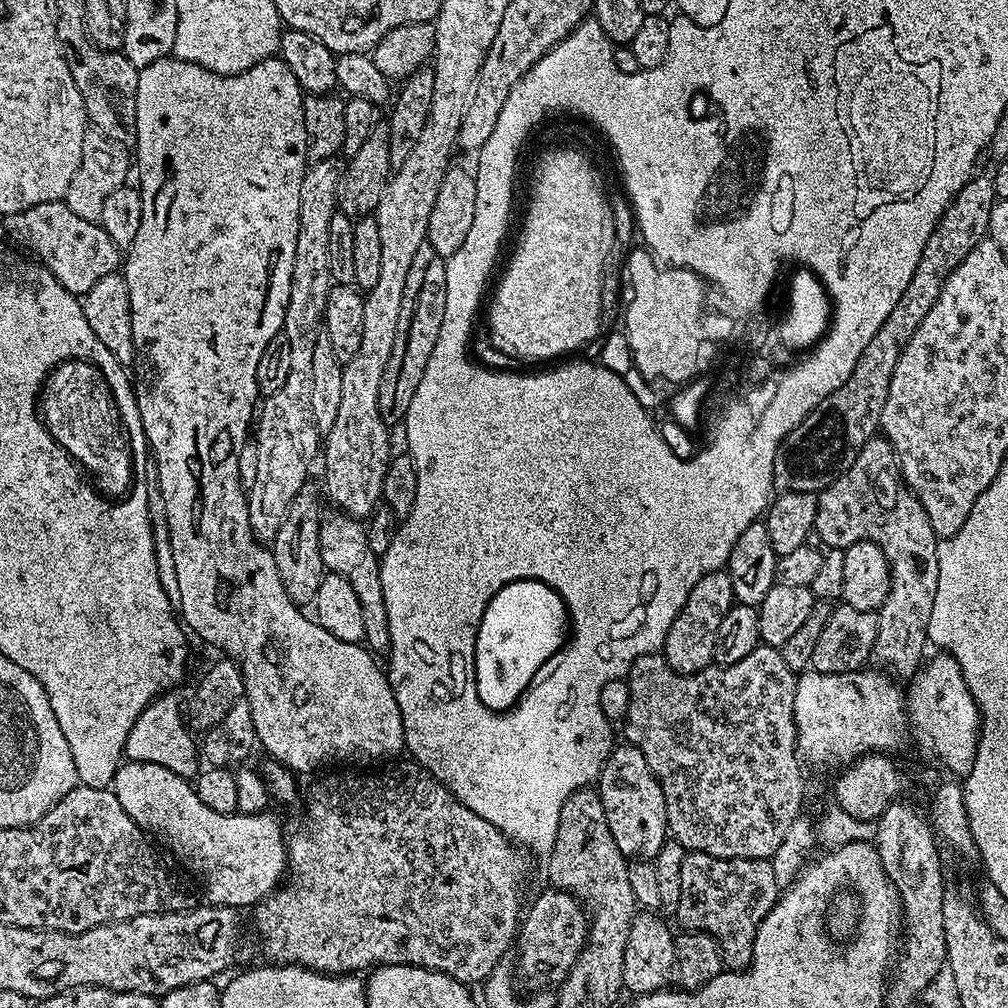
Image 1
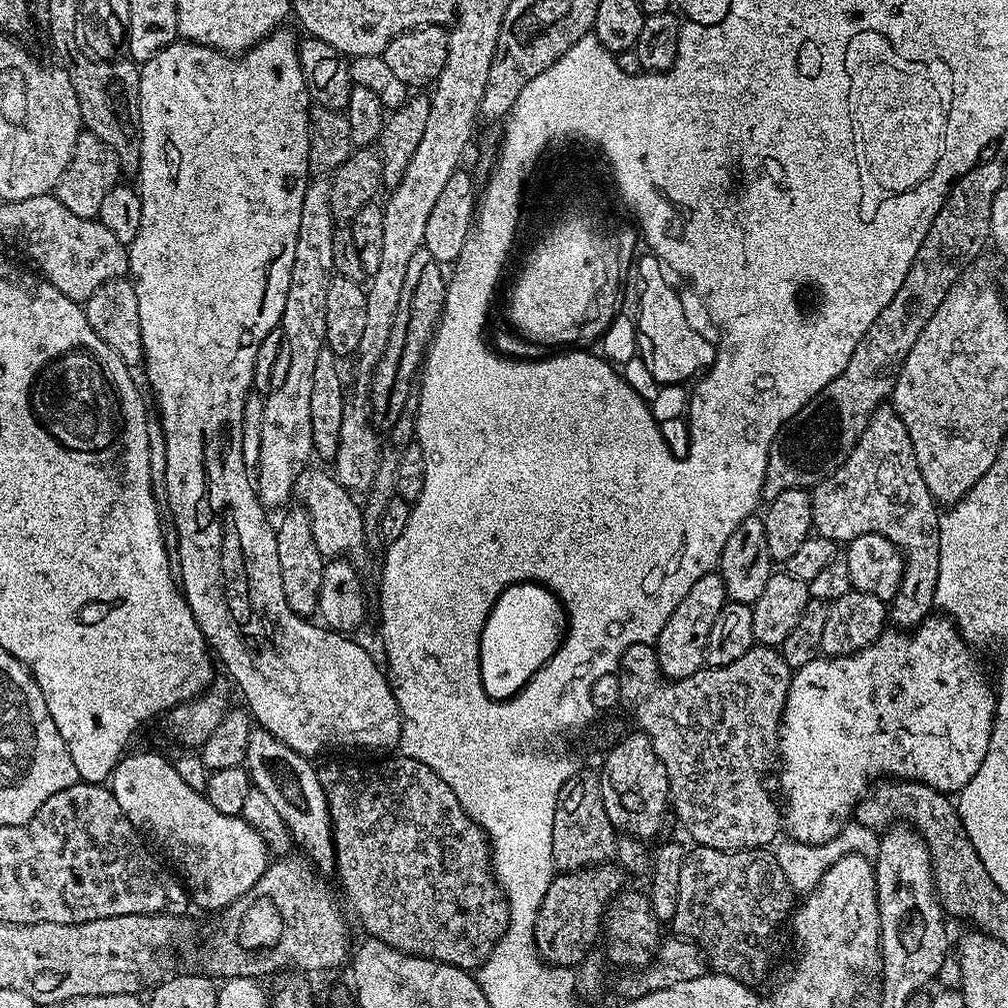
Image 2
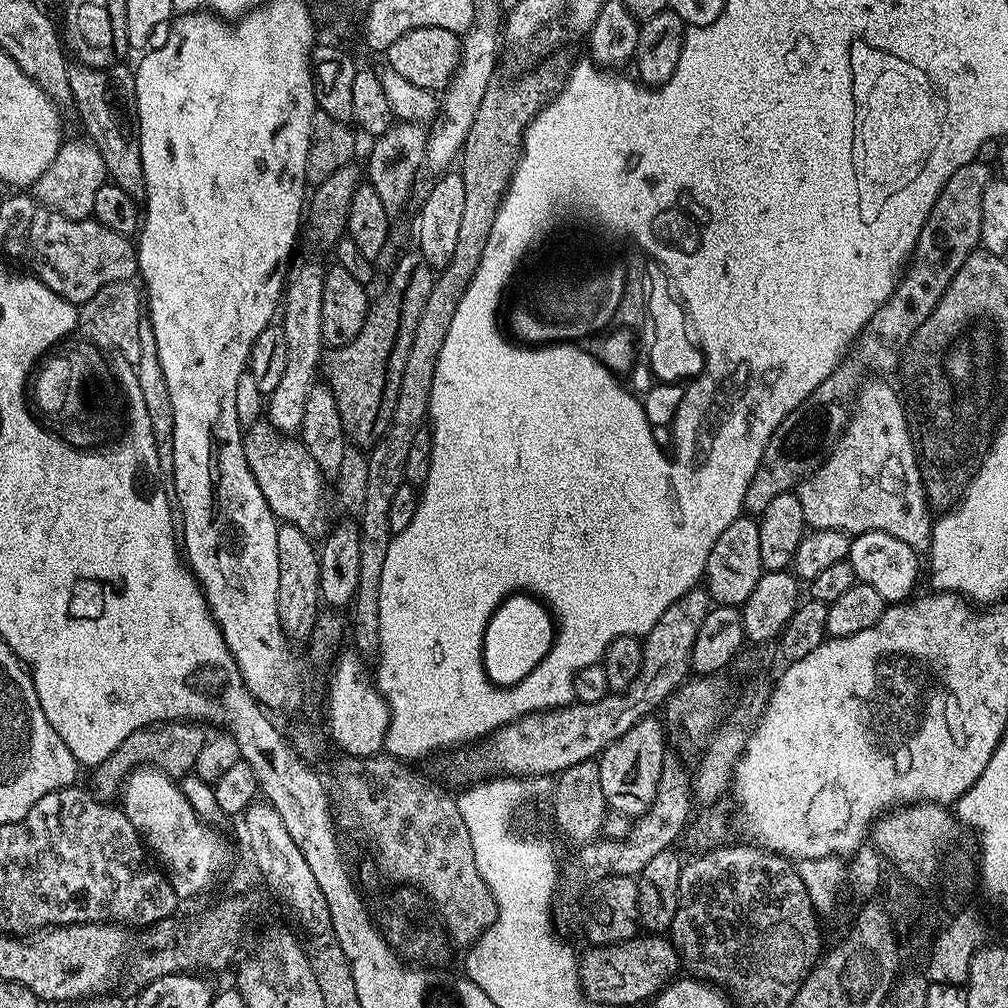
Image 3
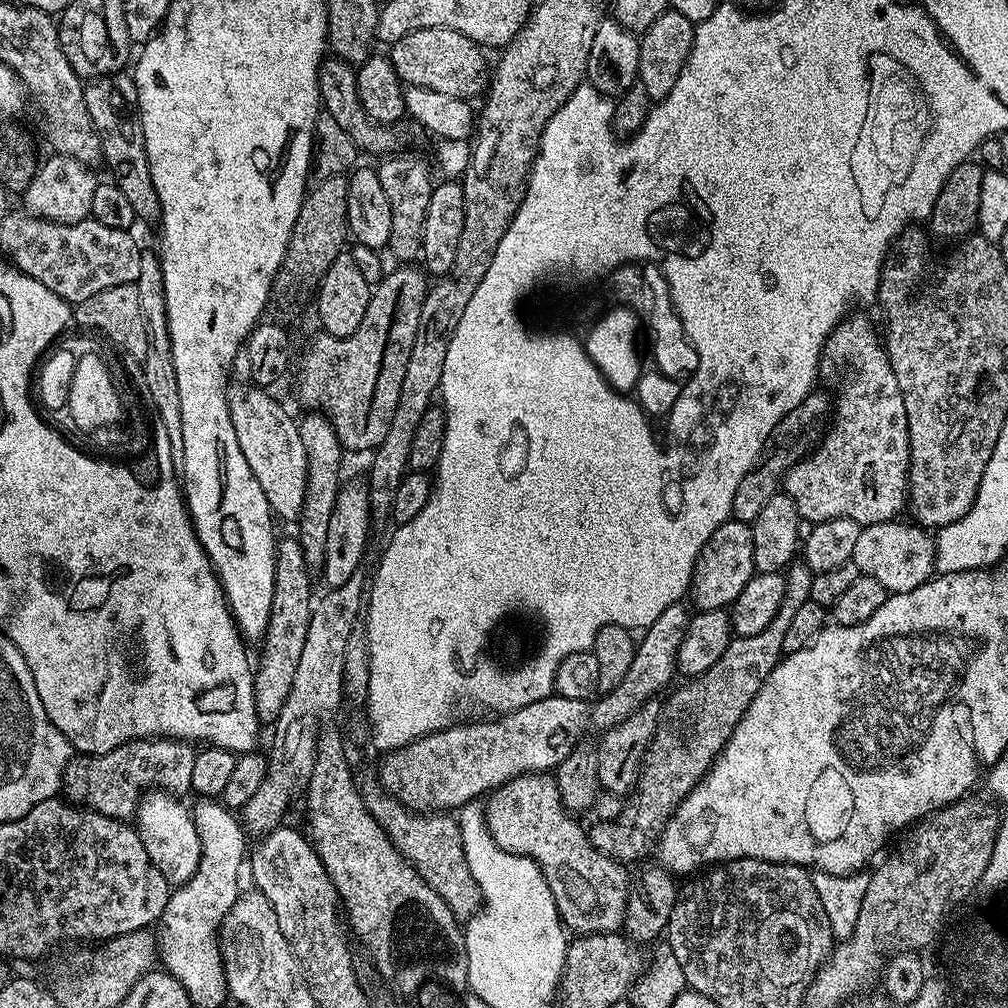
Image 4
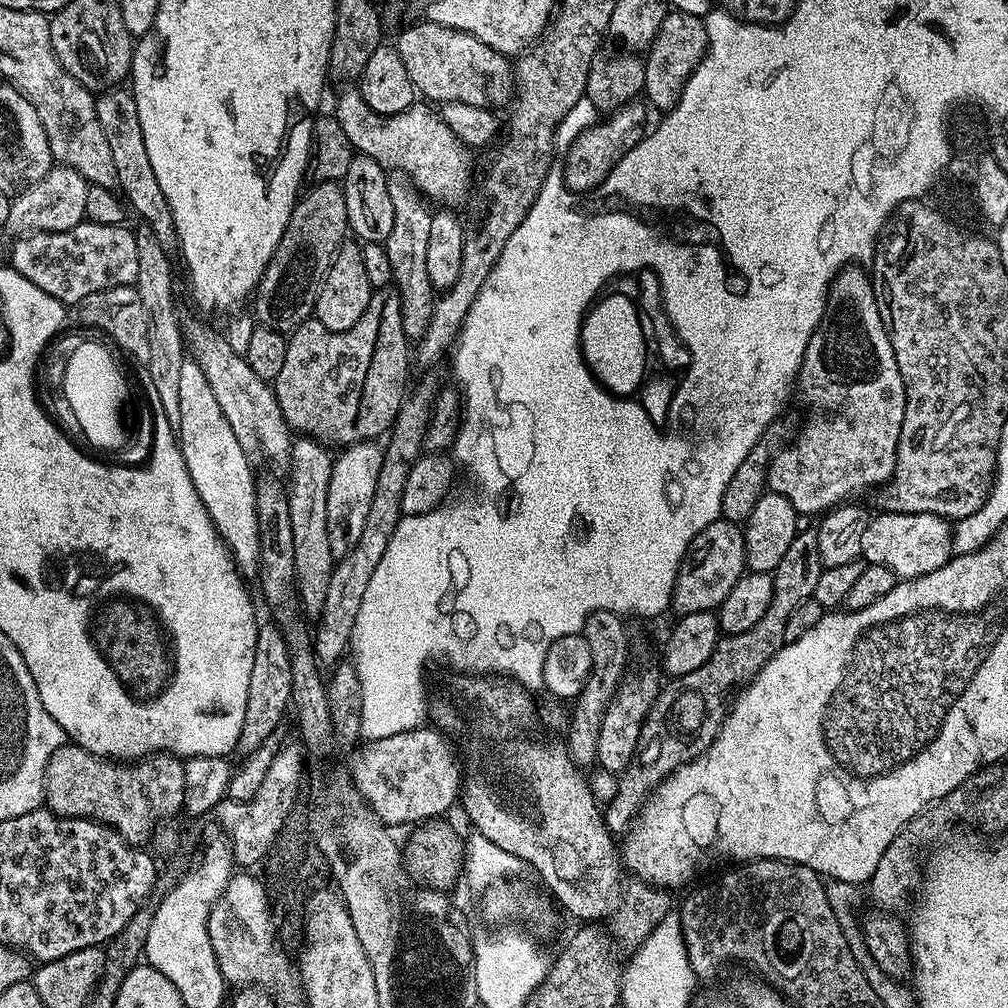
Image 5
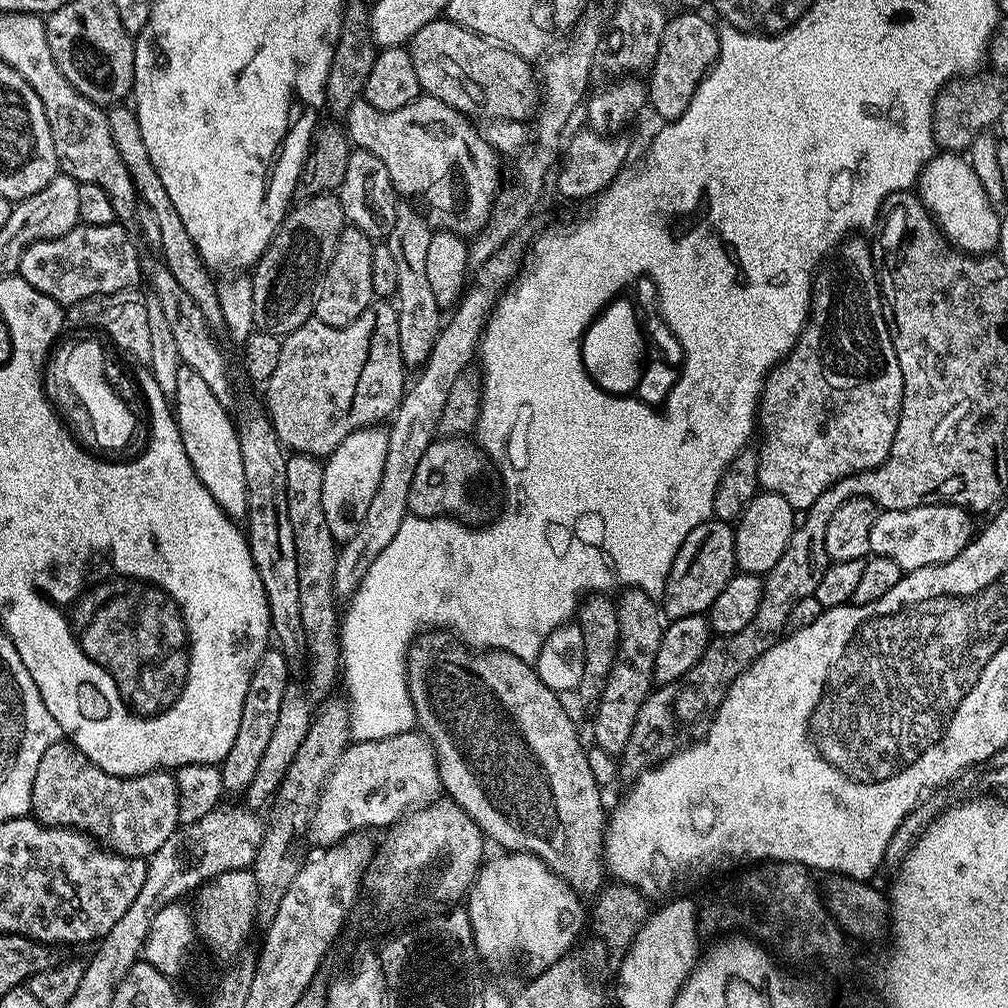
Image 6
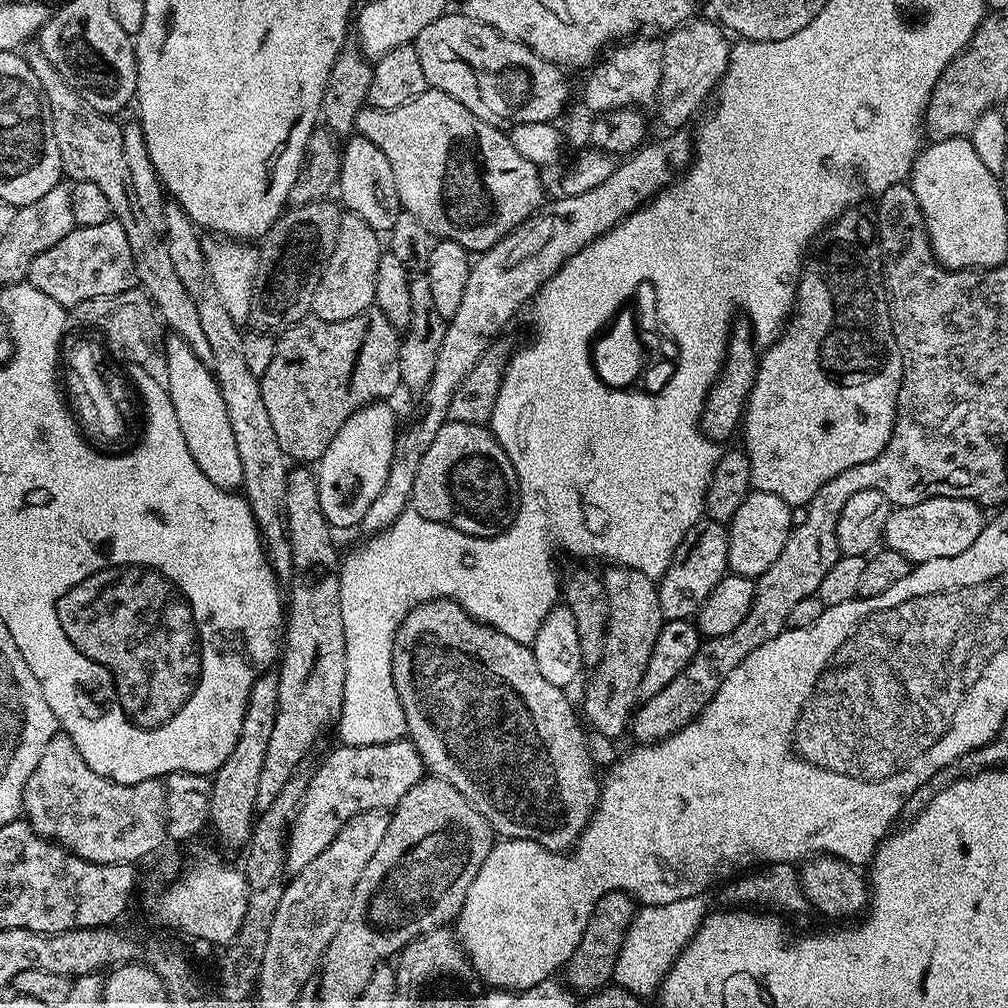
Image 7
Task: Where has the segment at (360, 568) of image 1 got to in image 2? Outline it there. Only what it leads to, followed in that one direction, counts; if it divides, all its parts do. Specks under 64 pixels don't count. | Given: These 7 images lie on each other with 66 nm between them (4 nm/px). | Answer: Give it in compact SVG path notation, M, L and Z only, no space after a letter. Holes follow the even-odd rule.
M305 467L296 478L294 496L300 500L299 507L307 512L310 520L310 534L314 534L314 543L326 558L352 558L355 552L363 553L364 513L353 493L336 481L331 471Z

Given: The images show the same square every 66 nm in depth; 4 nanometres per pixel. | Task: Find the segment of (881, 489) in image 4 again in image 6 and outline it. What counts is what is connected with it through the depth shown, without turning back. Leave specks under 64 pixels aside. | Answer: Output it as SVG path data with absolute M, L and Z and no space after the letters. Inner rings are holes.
M860 238L845 239L835 249L831 259L817 271L812 282L812 306L808 314L808 323L801 330L795 348L768 373L764 395L758 409L758 428L759 431L760 428L764 431L764 441L761 442L760 448L758 447L760 488L765 492L773 492L786 498L786 502L790 502L797 510L806 510L831 484L838 483L843 476L852 476L855 472L869 472L879 466L890 454L890 446L898 430L898 418L904 397L904 379L902 370L898 366L896 341L890 331L890 320L886 315L886 305L880 291L877 261L875 259L872 261L872 252L868 249L867 242L856 239Z

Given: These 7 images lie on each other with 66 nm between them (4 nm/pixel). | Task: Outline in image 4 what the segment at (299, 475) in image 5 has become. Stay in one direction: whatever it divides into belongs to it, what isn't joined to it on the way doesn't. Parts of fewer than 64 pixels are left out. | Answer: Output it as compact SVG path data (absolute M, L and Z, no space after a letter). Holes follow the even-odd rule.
M308 410L303 413L304 417L299 417L298 423L300 433L302 434L302 446L306 450L306 458L308 459L308 485L306 486L306 498L304 505L300 511L298 527L298 539L302 546L302 554L306 558L309 569L320 570L324 567L324 555L326 554L326 534L328 533L328 523L330 522L330 514L332 507L336 501L336 496L342 487L340 481L340 459L346 456L345 449L340 447L340 439L334 430L334 426L328 421L327 416L319 410Z

